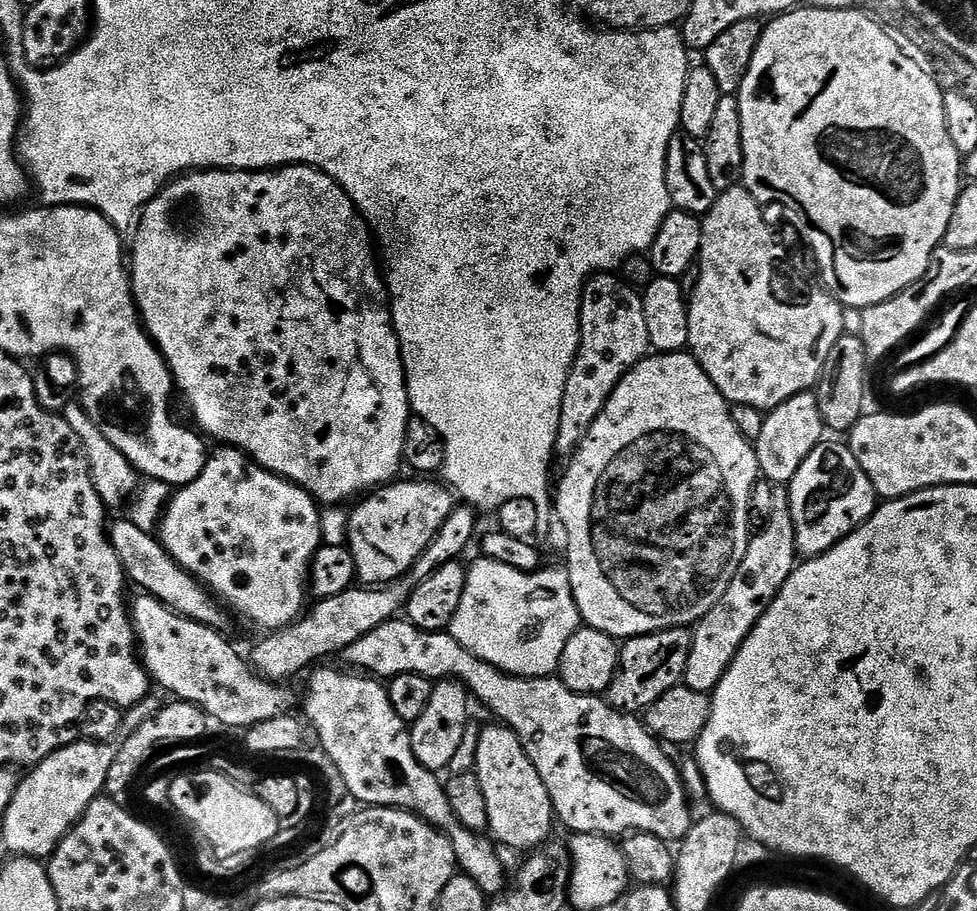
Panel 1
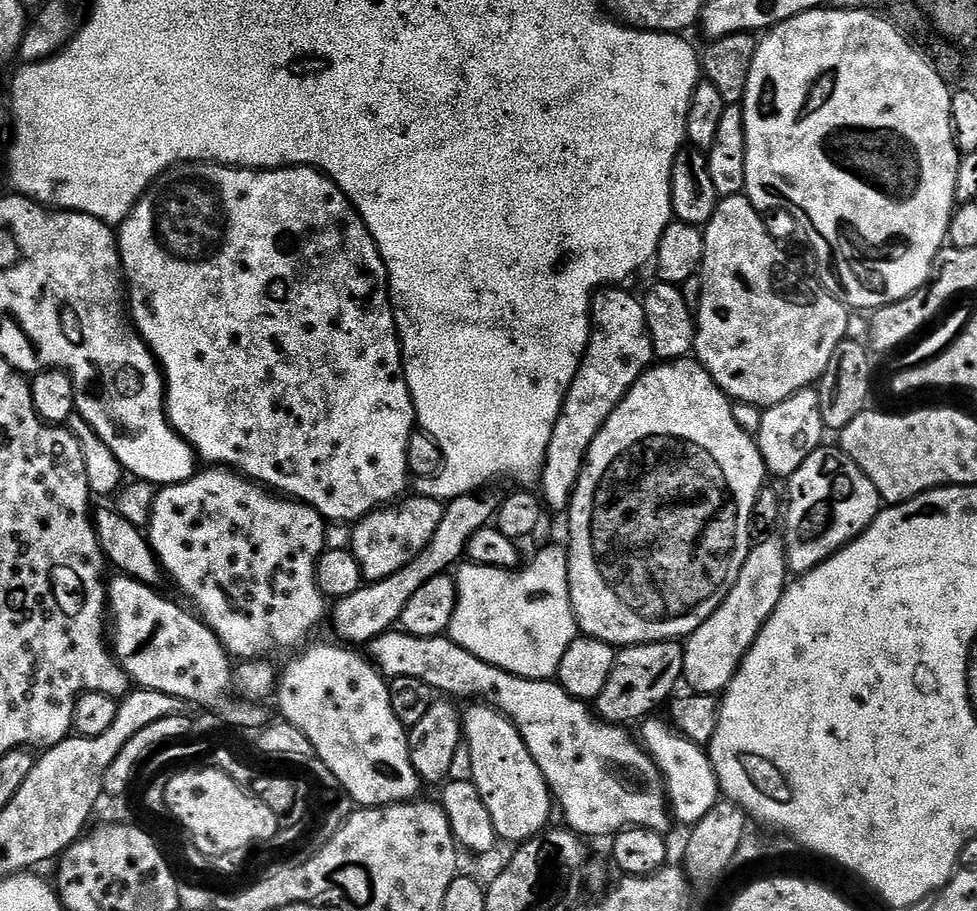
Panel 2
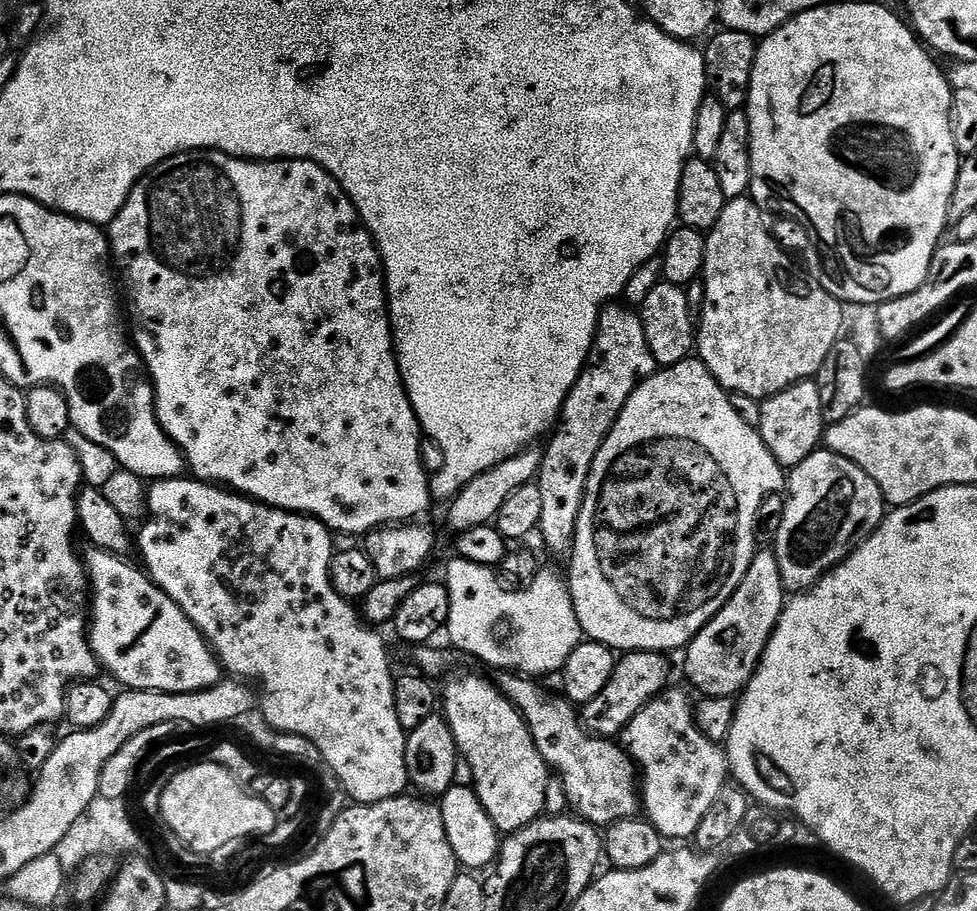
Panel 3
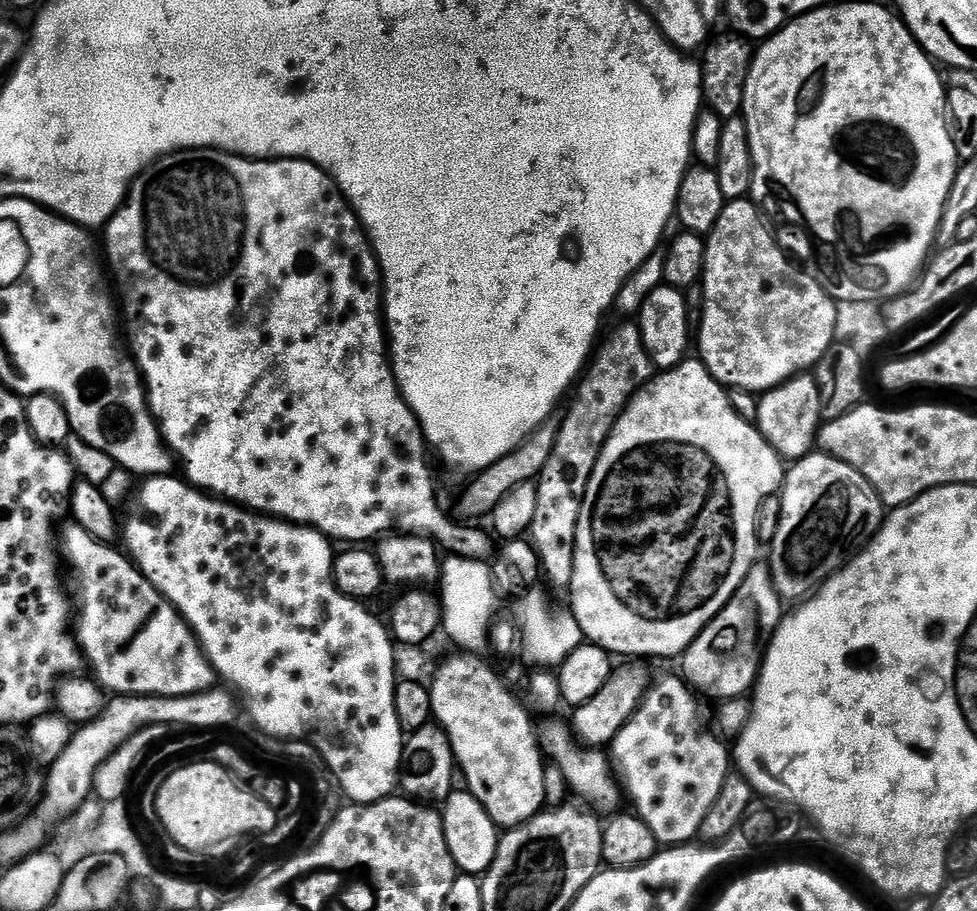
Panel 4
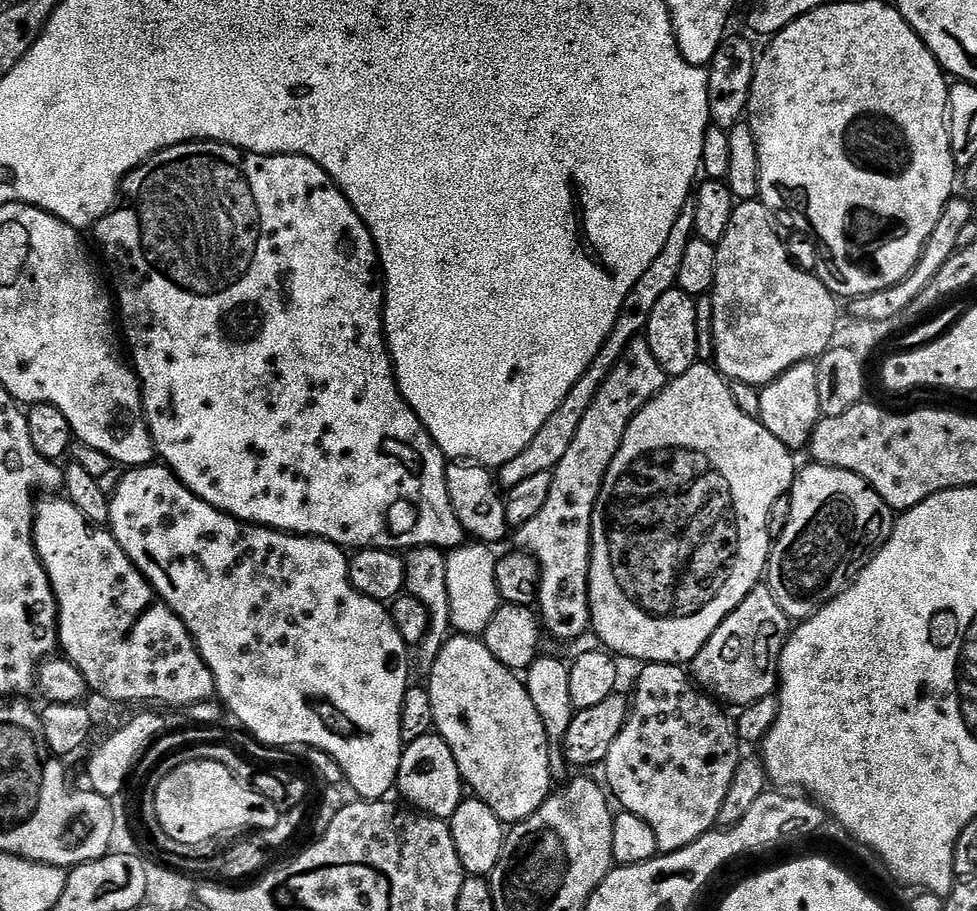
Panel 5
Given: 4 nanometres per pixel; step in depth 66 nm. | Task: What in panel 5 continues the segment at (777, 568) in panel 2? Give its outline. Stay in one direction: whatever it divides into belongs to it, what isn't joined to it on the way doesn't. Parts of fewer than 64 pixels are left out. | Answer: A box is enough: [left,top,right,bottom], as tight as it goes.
[691,586,789,705]

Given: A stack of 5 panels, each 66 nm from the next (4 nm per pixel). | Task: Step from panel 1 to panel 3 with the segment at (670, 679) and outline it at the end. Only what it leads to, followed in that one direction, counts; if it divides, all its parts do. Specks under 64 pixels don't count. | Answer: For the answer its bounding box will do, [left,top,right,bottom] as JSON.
[582,652,672,738]

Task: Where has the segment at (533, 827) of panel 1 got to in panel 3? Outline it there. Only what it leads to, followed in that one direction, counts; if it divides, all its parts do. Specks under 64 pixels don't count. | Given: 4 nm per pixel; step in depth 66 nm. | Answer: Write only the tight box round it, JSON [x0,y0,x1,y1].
[442,675,550,834]

